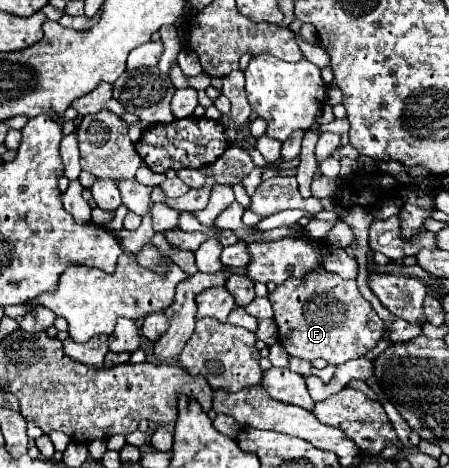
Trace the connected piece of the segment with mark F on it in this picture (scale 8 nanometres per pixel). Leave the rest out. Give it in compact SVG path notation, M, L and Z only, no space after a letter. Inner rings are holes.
M318 269L304 279L286 279L268 295L274 307L274 321L278 325L278 341L286 347L290 357L314 361L318 357L328 363L346 363L362 357L384 335L384 323L372 305L360 295L354 279L342 279L336 273Z

